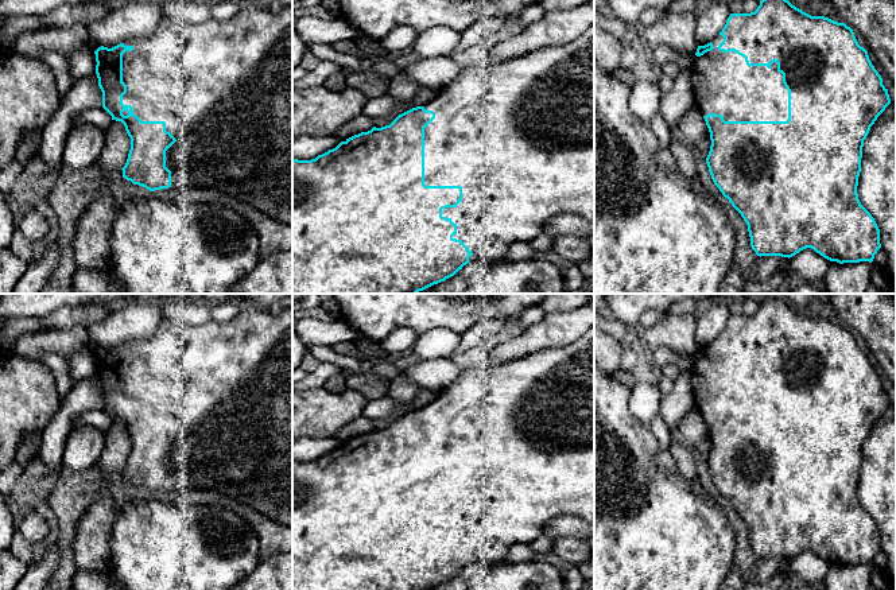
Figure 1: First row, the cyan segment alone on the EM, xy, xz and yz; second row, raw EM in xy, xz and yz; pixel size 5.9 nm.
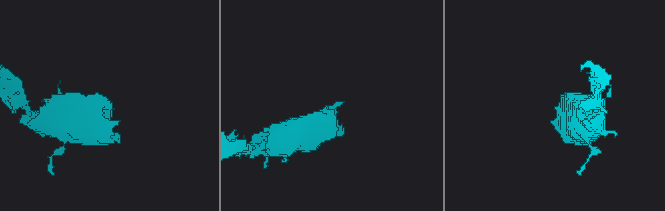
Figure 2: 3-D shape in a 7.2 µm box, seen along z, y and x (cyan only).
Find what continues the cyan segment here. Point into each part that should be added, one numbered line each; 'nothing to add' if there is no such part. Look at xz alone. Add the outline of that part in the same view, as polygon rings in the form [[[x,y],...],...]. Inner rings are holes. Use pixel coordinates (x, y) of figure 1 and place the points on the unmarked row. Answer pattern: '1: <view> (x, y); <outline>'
1: xz (518, 438); [[[594,326],[567,346],[540,350],[496,366],[476,365],[466,369],[455,383],[441,391],[424,411],[435,415],[435,420],[424,430],[424,486],[462,489],[462,502],[455,509],[442,511],[442,519],[457,527],[453,540],[461,542],[473,554],[469,564],[505,562],[513,544],[530,546],[556,516],[574,516],[594,524]]]

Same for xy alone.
1: xy (224, 391); [[[244,303],[233,319],[222,323],[210,319],[199,326],[162,321],[151,337],[125,341],[123,345],[133,349],[132,353],[123,356],[123,384],[127,387],[123,405],[131,407],[133,416],[141,423],[164,423],[166,432],[177,440],[166,453],[166,469],[171,473],[171,488],[168,490],[214,490],[272,521],[292,528],[292,307],[272,314],[256,303]]]

